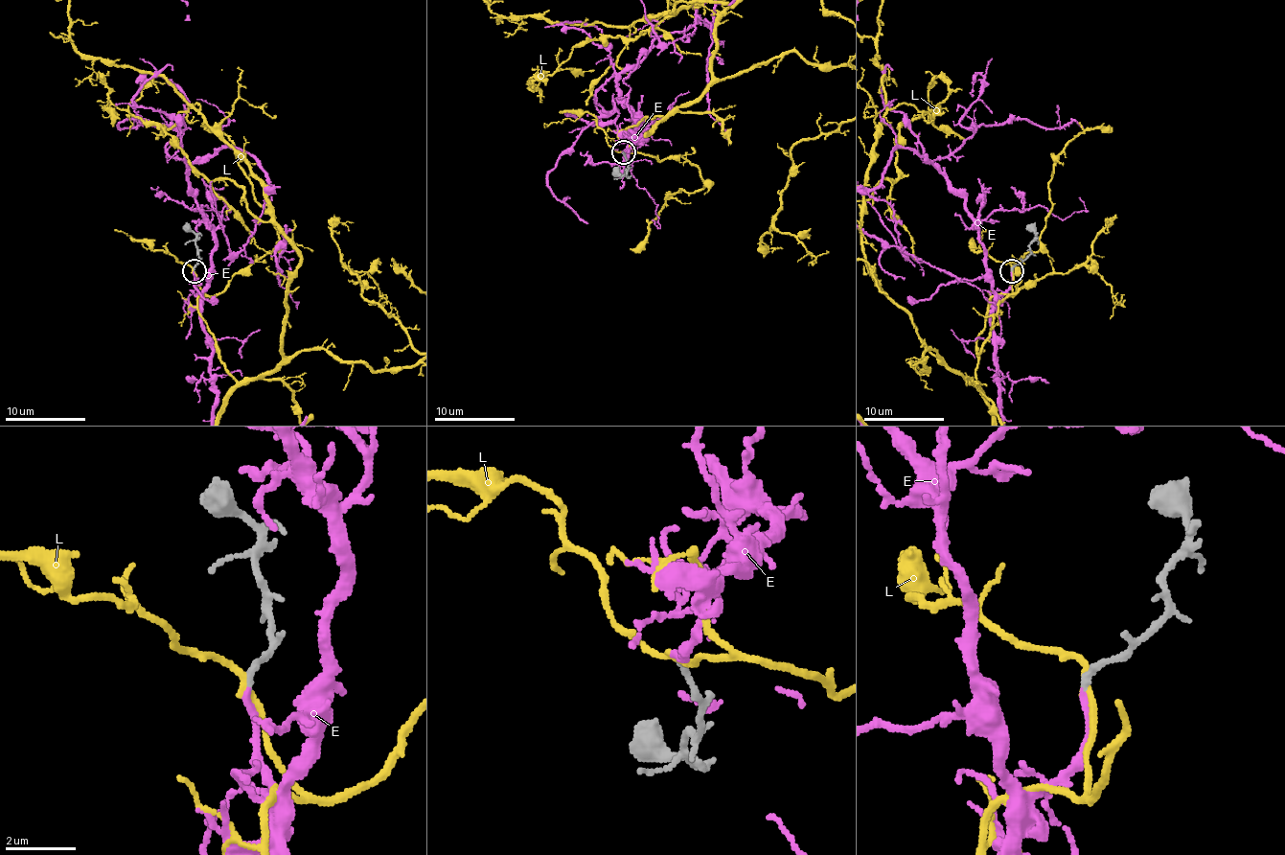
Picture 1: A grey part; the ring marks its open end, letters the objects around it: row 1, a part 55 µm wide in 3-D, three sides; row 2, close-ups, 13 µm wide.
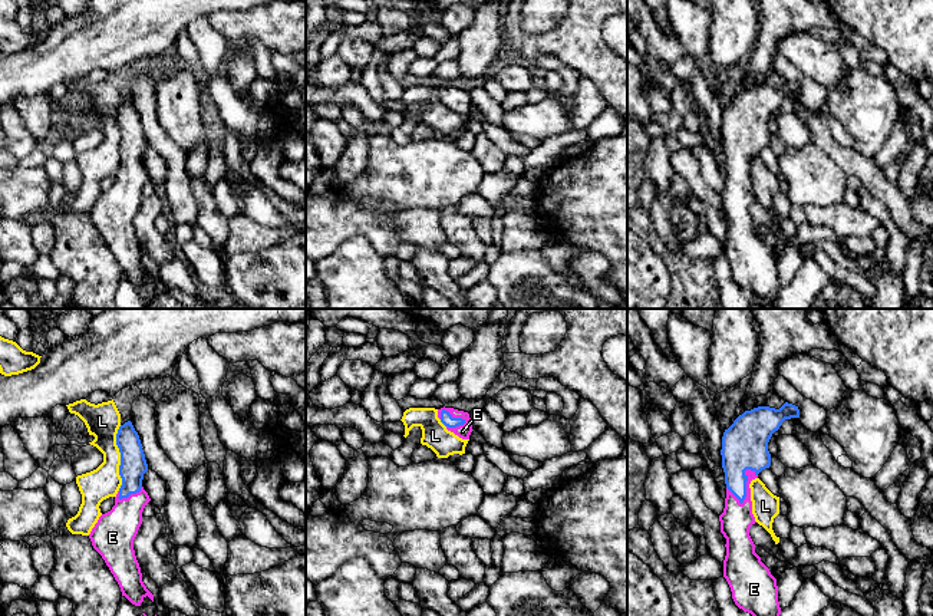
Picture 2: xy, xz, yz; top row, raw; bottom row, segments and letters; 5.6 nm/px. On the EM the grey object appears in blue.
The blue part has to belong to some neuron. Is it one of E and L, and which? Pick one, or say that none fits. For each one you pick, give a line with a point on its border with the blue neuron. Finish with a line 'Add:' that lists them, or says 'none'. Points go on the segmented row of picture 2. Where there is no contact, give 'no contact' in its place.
E: contact yz (745, 486)
Add: E

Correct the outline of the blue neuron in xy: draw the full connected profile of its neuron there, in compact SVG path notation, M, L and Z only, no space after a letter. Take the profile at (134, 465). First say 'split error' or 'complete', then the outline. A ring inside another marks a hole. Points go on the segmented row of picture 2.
split error | M131 421L119 426L116 445L121 452L122 485L115 497L115 505L99 517L89 538L118 582L122 596L132 605L141 606L146 596L154 602L154 594L142 582L133 550L133 540L142 524L142 511L151 501L142 487L148 464L139 435Z

